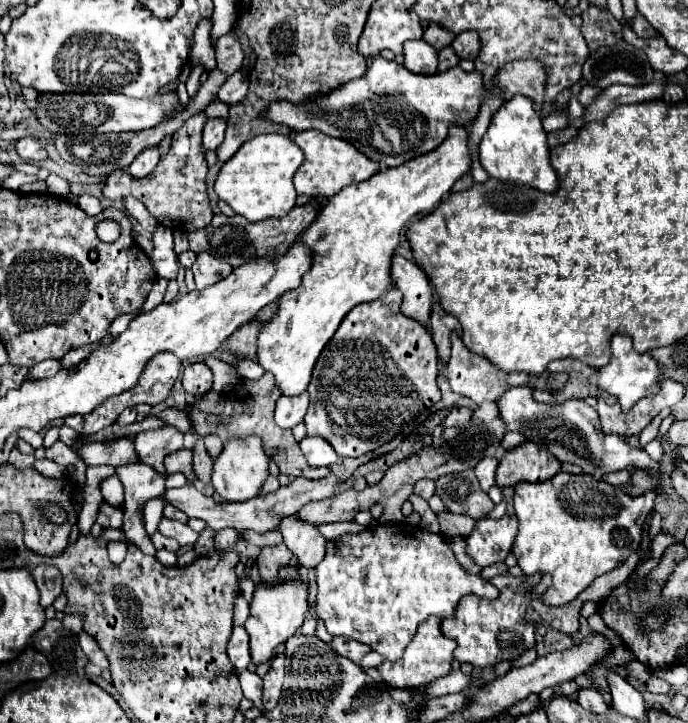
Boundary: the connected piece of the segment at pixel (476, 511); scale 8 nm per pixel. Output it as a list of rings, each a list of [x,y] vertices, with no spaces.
[[[473,469],[443,475],[435,481],[435,485],[437,485],[437,495],[443,499],[445,507],[451,513],[461,513],[473,519],[481,519],[487,511],[495,507],[491,497],[481,489]]]

